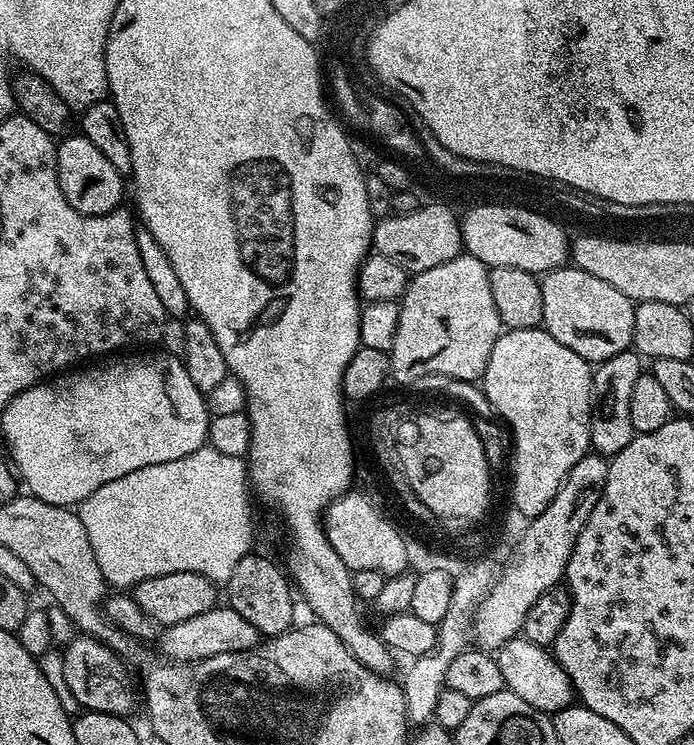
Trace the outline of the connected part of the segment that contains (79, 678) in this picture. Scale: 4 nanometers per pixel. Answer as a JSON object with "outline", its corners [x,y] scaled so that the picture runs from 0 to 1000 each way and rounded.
{"outline":[[[120,851],[108,852],[104,860],[91,866],[89,879],[95,921],[101,921],[101,932],[112,937],[117,952],[176,962],[186,960],[184,954],[190,950],[190,918],[184,914],[186,898],[173,882],[164,879],[147,860]]]}

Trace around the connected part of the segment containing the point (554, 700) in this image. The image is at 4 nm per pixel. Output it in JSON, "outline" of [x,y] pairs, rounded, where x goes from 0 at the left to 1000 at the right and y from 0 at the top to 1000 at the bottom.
{"outline":[[[748,852],[713,871],[712,879],[718,889],[718,899],[723,899],[728,925],[746,932],[746,937],[769,948],[769,953],[800,958],[813,950],[826,949],[827,930],[821,910],[788,868],[771,866],[754,852]]]}

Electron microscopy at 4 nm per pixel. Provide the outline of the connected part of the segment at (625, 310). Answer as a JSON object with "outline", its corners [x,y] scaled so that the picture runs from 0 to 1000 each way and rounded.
{"outline":[[[829,357],[800,360],[795,365],[782,366],[778,383],[784,444],[804,459],[810,459],[810,464],[821,464],[821,470],[846,483],[849,490],[862,490],[873,481],[885,481],[885,475],[896,475],[911,467],[916,408],[908,400],[902,400],[896,389],[885,389],[879,379],[867,379],[867,373],[856,373],[856,368]]]}

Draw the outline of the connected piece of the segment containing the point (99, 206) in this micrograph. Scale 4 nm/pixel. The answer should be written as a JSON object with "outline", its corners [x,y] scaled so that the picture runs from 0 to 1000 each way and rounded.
{"outline":[[[98,180],[82,192],[81,232],[89,266],[95,266],[95,271],[101,271],[107,282],[112,282],[112,287],[125,290],[159,287],[180,272],[180,238],[173,236],[170,228],[164,228],[161,219],[130,191],[130,185],[114,180]]]}

